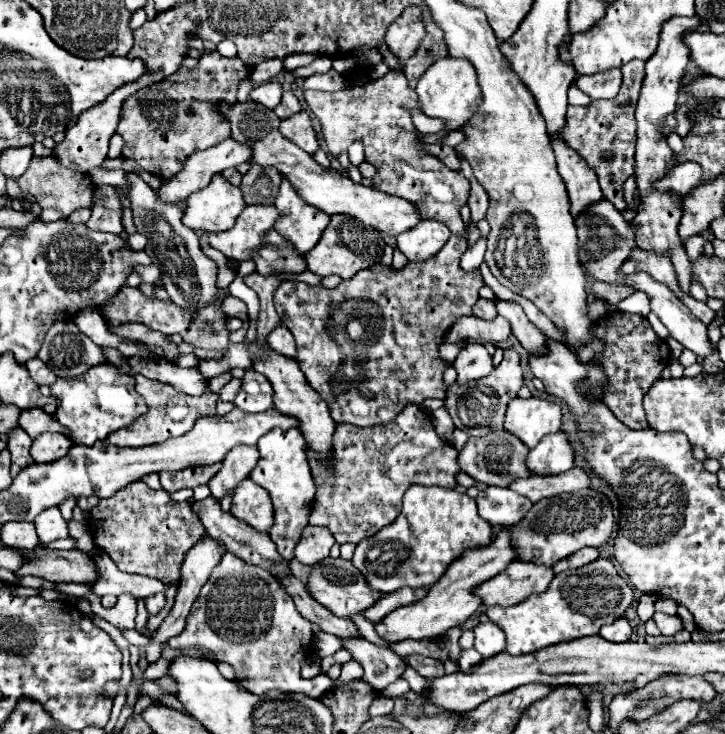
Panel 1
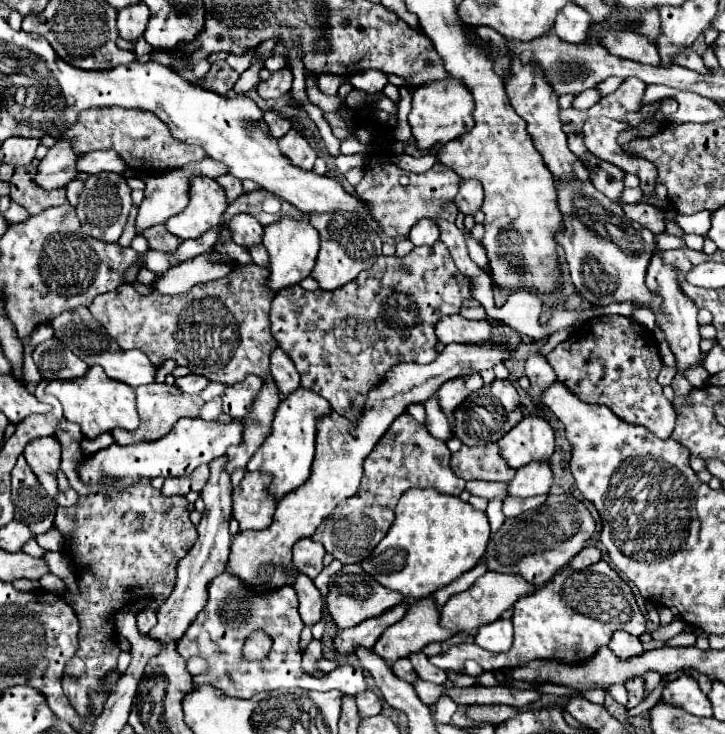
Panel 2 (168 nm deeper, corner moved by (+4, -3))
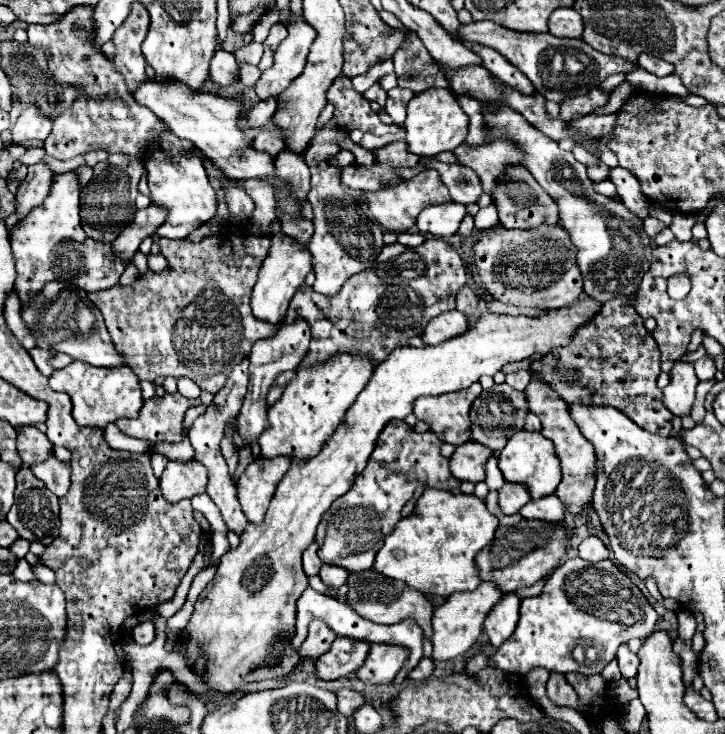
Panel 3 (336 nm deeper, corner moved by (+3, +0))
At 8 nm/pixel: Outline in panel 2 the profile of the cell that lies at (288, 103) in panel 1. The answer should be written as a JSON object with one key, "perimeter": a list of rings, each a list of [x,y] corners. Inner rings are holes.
{"perimeter":[[[266,111],[264,113],[264,121],[268,125],[268,135],[272,135],[274,139],[280,139],[282,135],[286,135],[292,127],[290,127],[290,121],[286,121],[284,117],[280,117],[278,113],[274,111]]]}

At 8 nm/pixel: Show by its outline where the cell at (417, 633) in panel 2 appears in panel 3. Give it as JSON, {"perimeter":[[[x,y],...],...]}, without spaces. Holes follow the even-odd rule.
{"perimeter":[[[371,644],[369,656],[365,664],[357,670],[357,676],[371,684],[391,682],[399,674],[407,658],[409,658],[409,650],[405,646]]]}

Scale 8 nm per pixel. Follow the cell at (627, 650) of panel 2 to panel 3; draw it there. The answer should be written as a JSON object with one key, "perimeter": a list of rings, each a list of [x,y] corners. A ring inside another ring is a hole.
{"perimeter":[[[621,644],[619,652],[617,652],[617,660],[619,660],[619,668],[621,668],[623,678],[633,678],[633,676],[637,676],[639,660],[637,660],[637,654],[631,652],[627,644]]]}

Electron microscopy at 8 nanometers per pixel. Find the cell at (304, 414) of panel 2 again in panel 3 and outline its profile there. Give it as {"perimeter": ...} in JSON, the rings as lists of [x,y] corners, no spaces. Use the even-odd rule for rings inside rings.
{"perimeter":[[[337,354],[327,364],[315,368],[297,368],[297,378],[287,384],[283,396],[269,408],[271,428],[257,440],[261,458],[289,456],[291,464],[301,466],[311,456],[317,456],[321,446],[341,424],[347,408],[369,382],[371,372],[373,368],[369,366],[369,360],[347,354]]]}

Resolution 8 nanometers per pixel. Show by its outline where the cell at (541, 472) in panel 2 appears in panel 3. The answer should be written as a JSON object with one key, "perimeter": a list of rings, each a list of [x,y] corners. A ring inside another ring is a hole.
{"perimeter":[[[505,484],[499,490],[499,506],[503,514],[517,514],[523,504],[531,500],[529,492],[525,492],[523,484]]]}

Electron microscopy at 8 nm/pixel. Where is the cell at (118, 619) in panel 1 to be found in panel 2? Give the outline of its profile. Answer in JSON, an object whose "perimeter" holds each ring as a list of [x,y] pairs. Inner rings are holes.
{"perimeter":[[[48,552],[44,559],[49,566],[50,572],[60,577],[67,585],[69,592],[73,594],[78,594],[79,589],[76,582],[76,574],[72,569],[70,561],[66,558],[68,555],[63,552]],[[74,573],[74,574],[72,574]]]}

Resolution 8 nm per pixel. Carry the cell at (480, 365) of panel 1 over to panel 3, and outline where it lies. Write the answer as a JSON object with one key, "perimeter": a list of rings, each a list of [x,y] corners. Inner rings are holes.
{"perimeter":[[[477,382],[461,392],[449,392],[445,396],[423,396],[417,398],[413,412],[431,426],[441,442],[459,446],[471,440],[469,408],[481,390],[481,384]]]}

